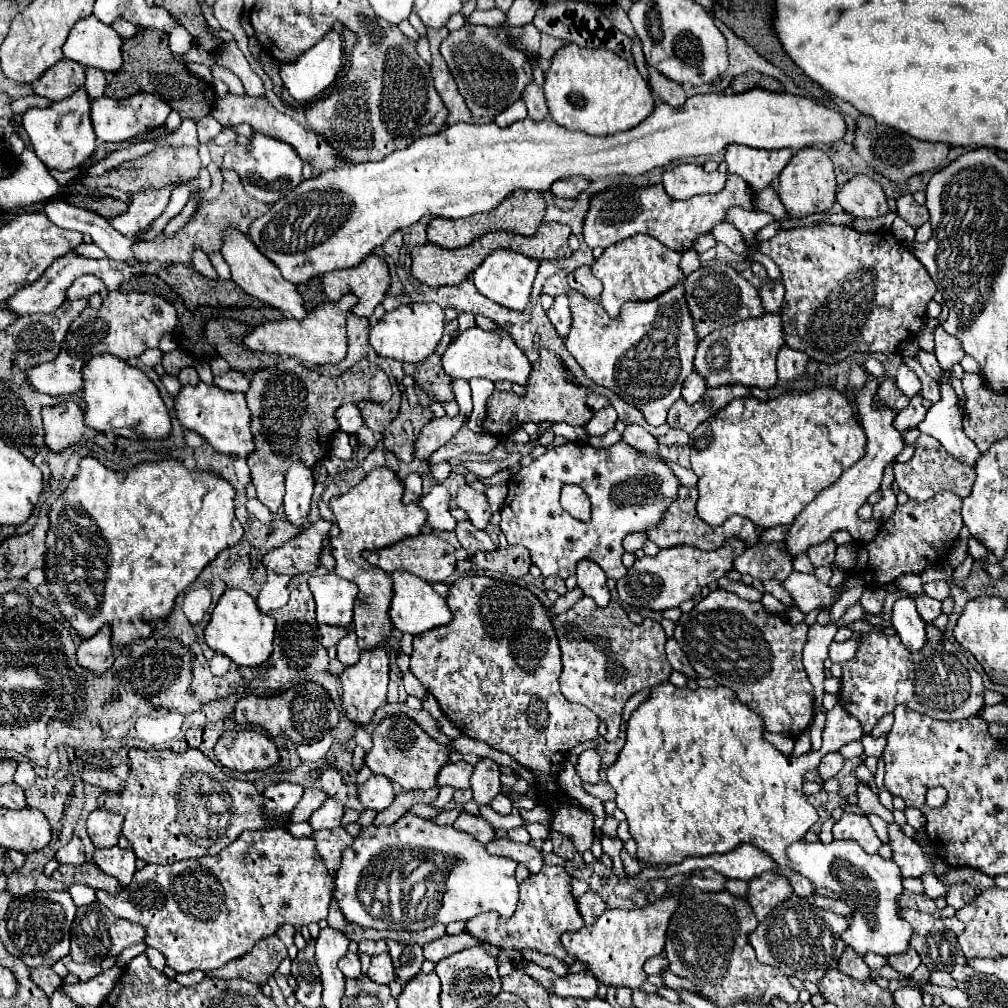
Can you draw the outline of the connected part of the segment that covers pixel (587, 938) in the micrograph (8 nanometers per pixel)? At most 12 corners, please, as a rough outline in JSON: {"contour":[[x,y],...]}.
{"contour":[[680,890],[606,910],[562,946],[600,984],[640,988]]}

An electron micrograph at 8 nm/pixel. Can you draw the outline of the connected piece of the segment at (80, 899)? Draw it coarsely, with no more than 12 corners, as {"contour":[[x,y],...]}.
{"contour":[[76,884],[68,892],[76,906],[96,902],[96,892]]}

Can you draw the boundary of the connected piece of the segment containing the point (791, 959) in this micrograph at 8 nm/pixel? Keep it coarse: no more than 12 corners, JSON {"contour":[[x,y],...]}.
{"contour":[[790,896],[748,936],[762,964],[818,982],[846,918]]}

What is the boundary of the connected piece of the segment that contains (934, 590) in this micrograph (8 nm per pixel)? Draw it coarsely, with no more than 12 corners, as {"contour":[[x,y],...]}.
{"contour":[[946,580],[924,584],[924,592],[930,598],[946,600],[950,586]]}

